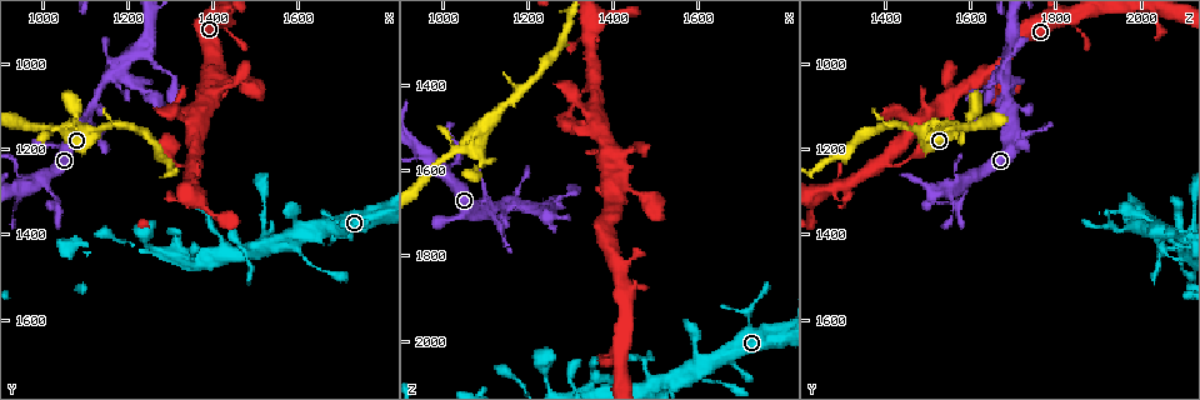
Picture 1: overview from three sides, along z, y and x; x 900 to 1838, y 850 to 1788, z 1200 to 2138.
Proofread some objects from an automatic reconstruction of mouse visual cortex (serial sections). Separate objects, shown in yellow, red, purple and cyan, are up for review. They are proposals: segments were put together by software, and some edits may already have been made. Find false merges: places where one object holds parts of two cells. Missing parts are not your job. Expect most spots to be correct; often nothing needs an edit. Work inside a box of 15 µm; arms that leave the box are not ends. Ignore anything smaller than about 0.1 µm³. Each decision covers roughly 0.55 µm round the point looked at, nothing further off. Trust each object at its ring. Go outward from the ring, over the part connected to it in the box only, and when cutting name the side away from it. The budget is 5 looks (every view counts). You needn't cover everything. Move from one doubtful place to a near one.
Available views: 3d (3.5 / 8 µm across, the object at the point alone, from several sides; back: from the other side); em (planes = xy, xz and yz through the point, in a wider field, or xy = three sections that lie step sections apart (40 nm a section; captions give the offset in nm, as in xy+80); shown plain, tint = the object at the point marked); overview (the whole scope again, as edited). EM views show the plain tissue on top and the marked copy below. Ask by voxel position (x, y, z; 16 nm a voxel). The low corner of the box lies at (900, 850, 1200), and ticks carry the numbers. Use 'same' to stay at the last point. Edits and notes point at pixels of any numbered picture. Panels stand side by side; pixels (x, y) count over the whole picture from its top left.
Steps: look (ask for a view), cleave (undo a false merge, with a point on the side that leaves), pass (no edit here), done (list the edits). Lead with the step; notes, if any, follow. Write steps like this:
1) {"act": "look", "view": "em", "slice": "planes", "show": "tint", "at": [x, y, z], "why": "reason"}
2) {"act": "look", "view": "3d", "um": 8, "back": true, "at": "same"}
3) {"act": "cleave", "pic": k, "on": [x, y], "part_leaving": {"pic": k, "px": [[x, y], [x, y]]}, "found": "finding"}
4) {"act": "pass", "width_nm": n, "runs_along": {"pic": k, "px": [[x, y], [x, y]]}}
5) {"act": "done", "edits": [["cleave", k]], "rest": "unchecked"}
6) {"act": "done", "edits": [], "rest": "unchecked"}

{"act": "look", "view": "3d", "um": 3.5, "at": [1080, 1135, 1590], "why": "thin neck"}

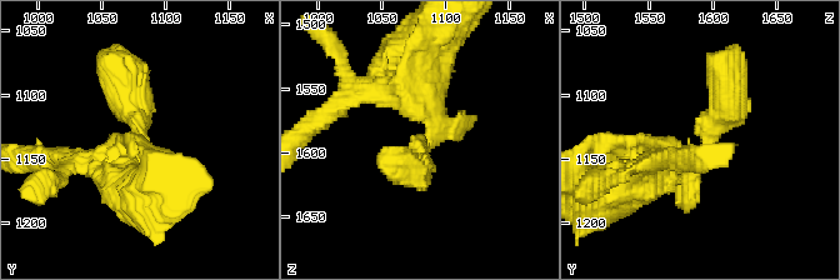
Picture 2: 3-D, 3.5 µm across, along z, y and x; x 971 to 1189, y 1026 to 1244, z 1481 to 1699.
{"act": "look", "view": "em", "slice": "xy", "step": 3, "show": "tint", "at": [1082, 1136, 1598]}

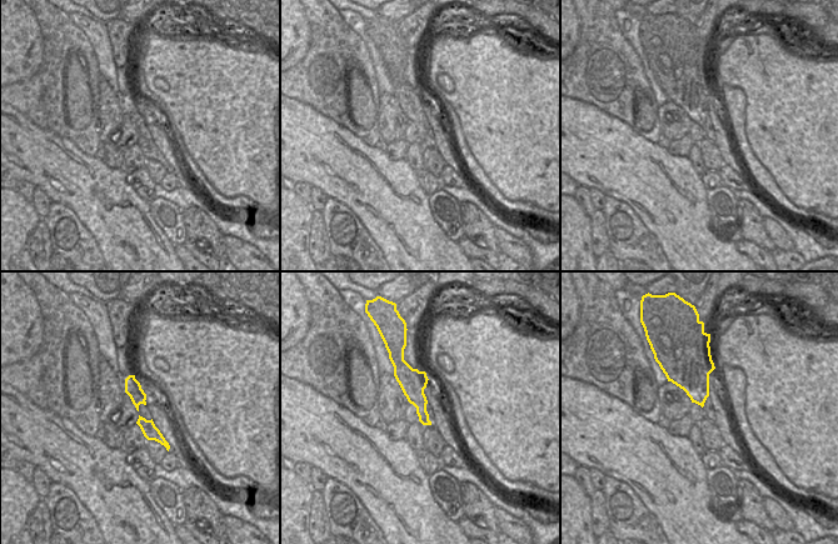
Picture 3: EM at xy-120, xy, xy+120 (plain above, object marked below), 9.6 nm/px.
{"act": "pass", "runs_along": {"pic": 2, "px": [[650, 173], [708, 145], [726, 69]]}, "found": "one cell here"}

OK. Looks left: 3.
{"act": "look", "view": "3d", "um": 3.5, "at": [1475, 1435, 2055], "why": "sharp bend"}

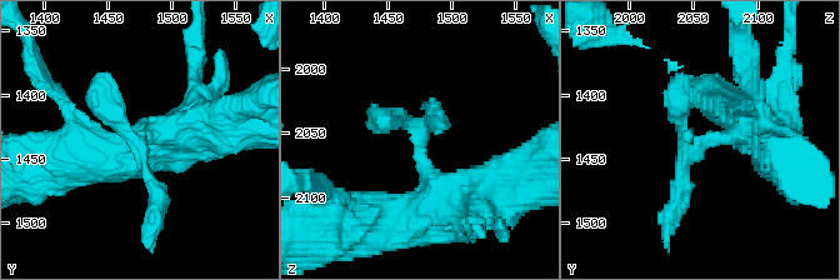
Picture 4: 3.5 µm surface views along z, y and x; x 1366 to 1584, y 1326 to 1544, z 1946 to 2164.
{"act": "pass", "runs_along": {"pic": 4, "px": [[458, 205], [423, 164], [419, 131], [384, 121]]}, "found": "continuous, no second cell"}

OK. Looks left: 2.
{"act": "done", "edits": [], "rest": "unchecked"}

